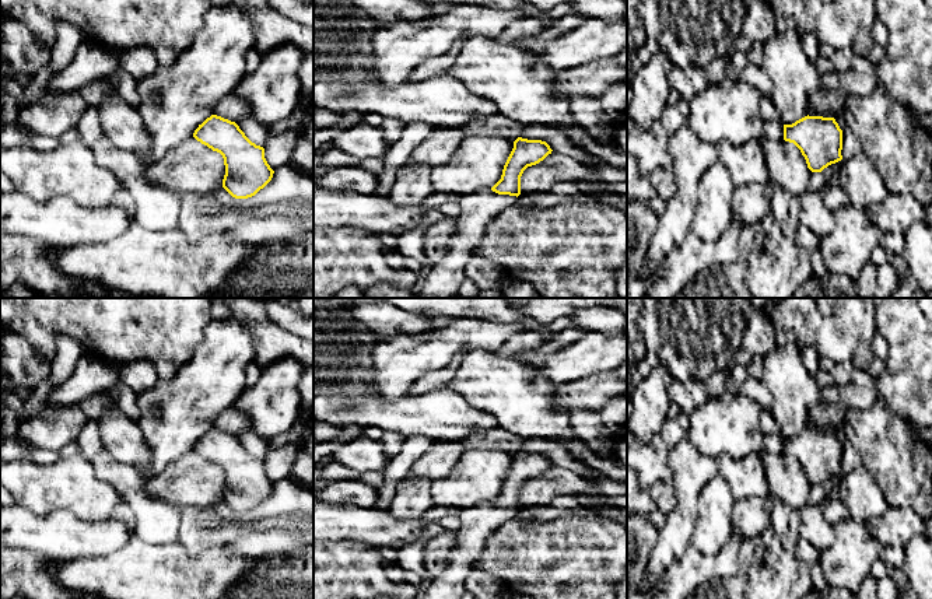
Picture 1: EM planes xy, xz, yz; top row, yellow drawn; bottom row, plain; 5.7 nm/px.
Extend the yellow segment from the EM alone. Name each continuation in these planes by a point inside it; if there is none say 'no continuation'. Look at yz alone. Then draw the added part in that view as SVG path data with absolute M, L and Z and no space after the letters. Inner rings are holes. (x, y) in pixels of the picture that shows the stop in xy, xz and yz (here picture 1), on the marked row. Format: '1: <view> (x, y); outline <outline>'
1: yz (840, 118); outline M844 109L837 113L835 122L838 123L838 126L840 126L841 130L844 130L845 127L848 127L848 125L845 122L845 112L844 112Z

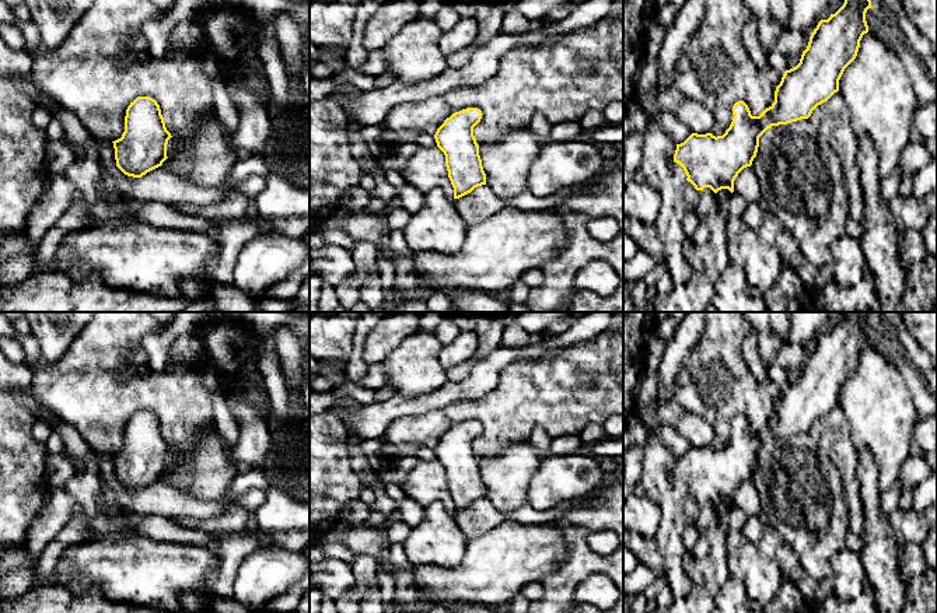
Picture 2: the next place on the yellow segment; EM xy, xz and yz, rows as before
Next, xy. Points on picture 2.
no continuation

